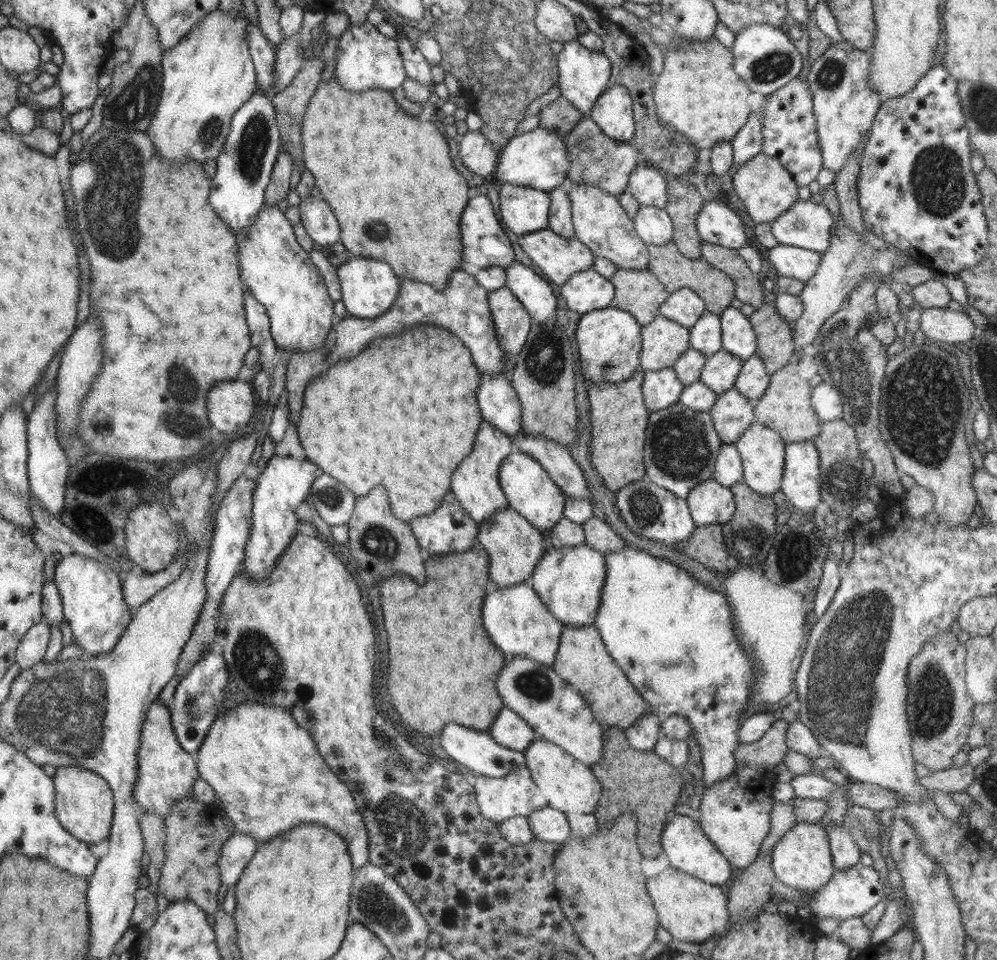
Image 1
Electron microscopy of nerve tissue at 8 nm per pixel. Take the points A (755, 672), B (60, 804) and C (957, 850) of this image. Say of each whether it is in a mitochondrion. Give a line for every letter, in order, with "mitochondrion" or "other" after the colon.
A: other
B: other
C: other

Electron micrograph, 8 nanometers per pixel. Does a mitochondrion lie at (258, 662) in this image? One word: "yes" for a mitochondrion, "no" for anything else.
yes

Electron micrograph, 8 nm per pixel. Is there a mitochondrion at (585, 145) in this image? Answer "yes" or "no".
no

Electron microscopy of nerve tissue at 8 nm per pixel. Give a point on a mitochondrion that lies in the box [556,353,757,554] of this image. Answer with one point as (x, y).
(679, 445)

